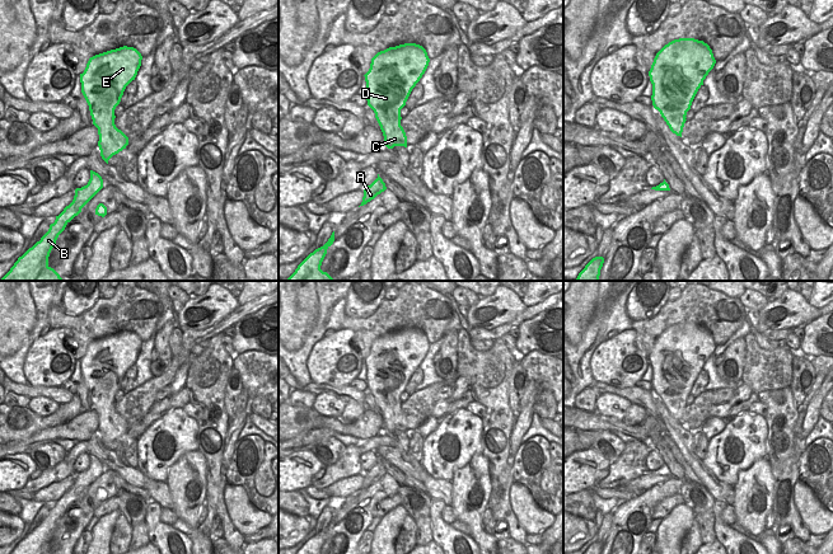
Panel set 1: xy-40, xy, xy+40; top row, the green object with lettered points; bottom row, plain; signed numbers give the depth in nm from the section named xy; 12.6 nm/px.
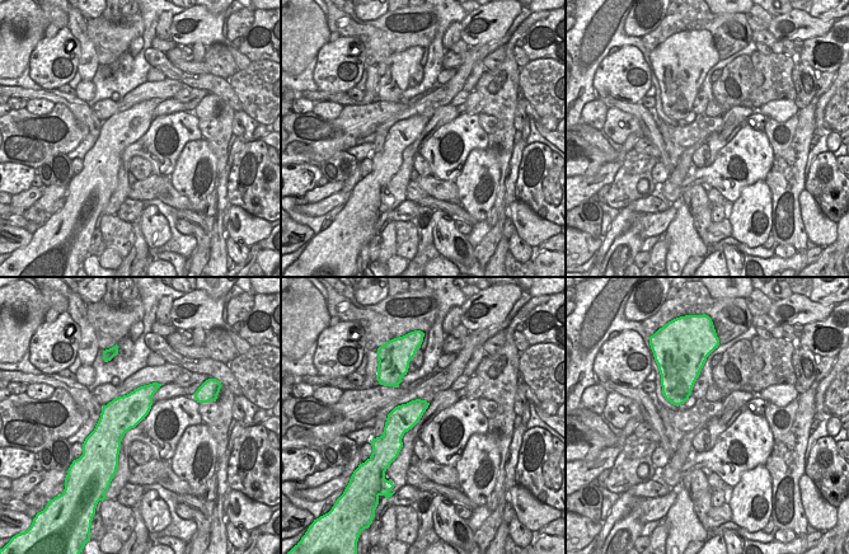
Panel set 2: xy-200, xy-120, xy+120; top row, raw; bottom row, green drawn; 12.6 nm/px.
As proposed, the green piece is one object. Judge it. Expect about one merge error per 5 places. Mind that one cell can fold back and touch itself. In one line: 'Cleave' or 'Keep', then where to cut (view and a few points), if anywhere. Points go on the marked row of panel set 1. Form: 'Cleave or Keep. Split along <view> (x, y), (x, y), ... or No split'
Keep. No split.

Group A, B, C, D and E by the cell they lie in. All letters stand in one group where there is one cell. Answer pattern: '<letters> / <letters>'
A B C D E

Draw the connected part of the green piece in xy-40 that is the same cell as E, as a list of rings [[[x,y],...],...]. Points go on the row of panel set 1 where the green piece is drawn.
[[[123,46],[90,57],[80,74],[81,93],[98,128],[98,146],[107,164],[128,145],[128,137],[114,125],[114,109],[126,86],[135,80],[141,60],[136,48]]]

